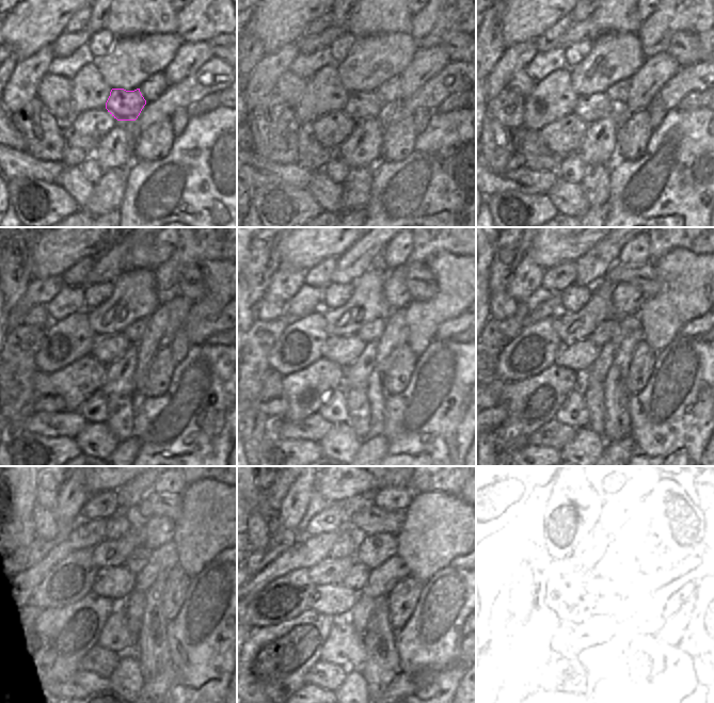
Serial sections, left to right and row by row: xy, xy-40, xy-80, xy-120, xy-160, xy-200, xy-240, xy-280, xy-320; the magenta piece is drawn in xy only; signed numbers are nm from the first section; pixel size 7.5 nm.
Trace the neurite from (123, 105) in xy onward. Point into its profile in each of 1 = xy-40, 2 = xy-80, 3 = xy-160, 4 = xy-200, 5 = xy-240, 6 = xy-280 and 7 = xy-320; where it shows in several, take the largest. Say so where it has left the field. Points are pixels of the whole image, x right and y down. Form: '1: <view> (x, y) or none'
1: xy-40 (361, 105)
2: xy-80 (594, 107)
3: xy-160 (344, 350)
4: xy-200 (578, 356)
5: xy-240 (101, 597)
6: xy-280 (333, 600)
7: xy-320 (565, 601)

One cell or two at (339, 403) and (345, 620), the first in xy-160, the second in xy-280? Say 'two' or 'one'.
one

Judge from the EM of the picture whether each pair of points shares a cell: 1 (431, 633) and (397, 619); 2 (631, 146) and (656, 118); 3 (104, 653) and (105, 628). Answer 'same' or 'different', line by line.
1: different
2: different
3: same

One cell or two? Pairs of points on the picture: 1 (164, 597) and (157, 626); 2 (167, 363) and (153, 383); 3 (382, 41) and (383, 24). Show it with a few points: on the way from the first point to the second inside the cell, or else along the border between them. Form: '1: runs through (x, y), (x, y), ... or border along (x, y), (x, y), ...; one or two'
1: runs through (163, 605), (159, 619); one
2: runs through (161, 368), (158, 378); one
3: border along (408, 33), (376, 33), (358, 37); two

